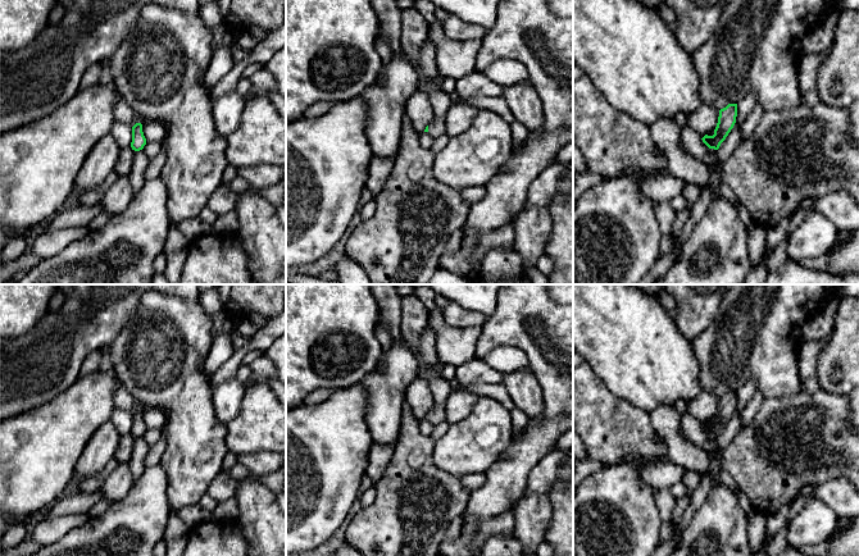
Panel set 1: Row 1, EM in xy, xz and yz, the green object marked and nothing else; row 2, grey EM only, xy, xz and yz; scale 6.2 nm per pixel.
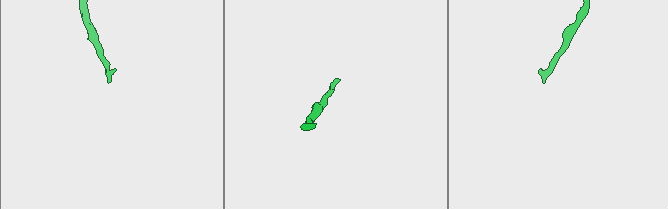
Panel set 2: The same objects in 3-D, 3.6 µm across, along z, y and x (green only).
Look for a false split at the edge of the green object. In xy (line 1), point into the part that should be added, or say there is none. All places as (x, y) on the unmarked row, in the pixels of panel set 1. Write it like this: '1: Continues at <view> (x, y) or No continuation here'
1: No continuation here

